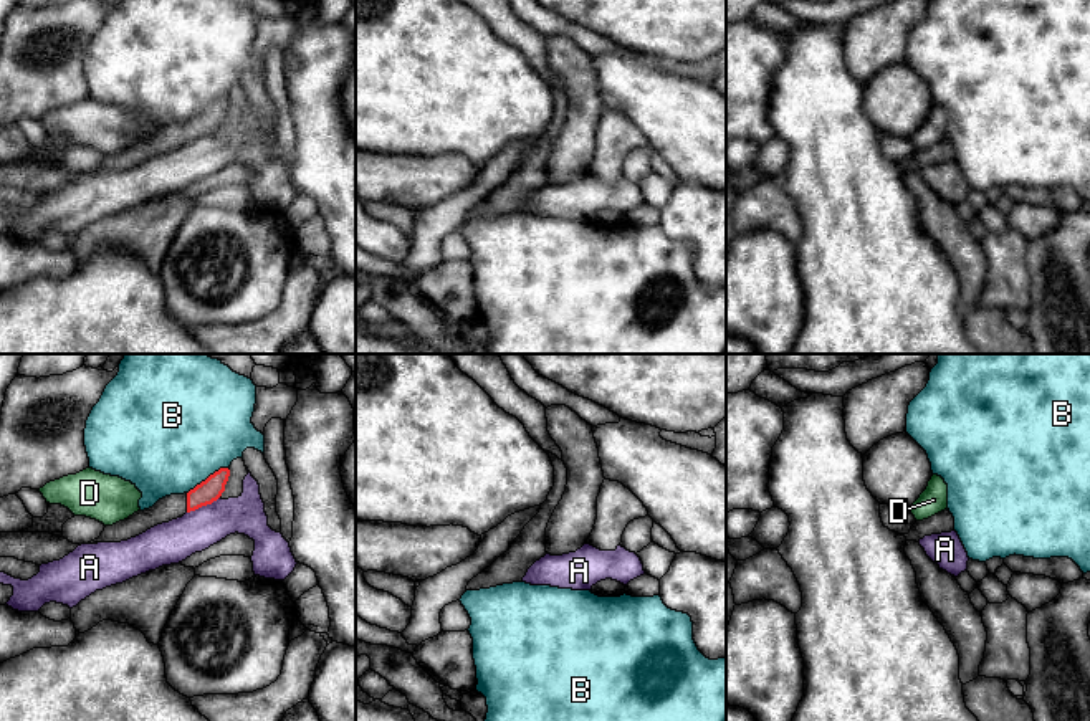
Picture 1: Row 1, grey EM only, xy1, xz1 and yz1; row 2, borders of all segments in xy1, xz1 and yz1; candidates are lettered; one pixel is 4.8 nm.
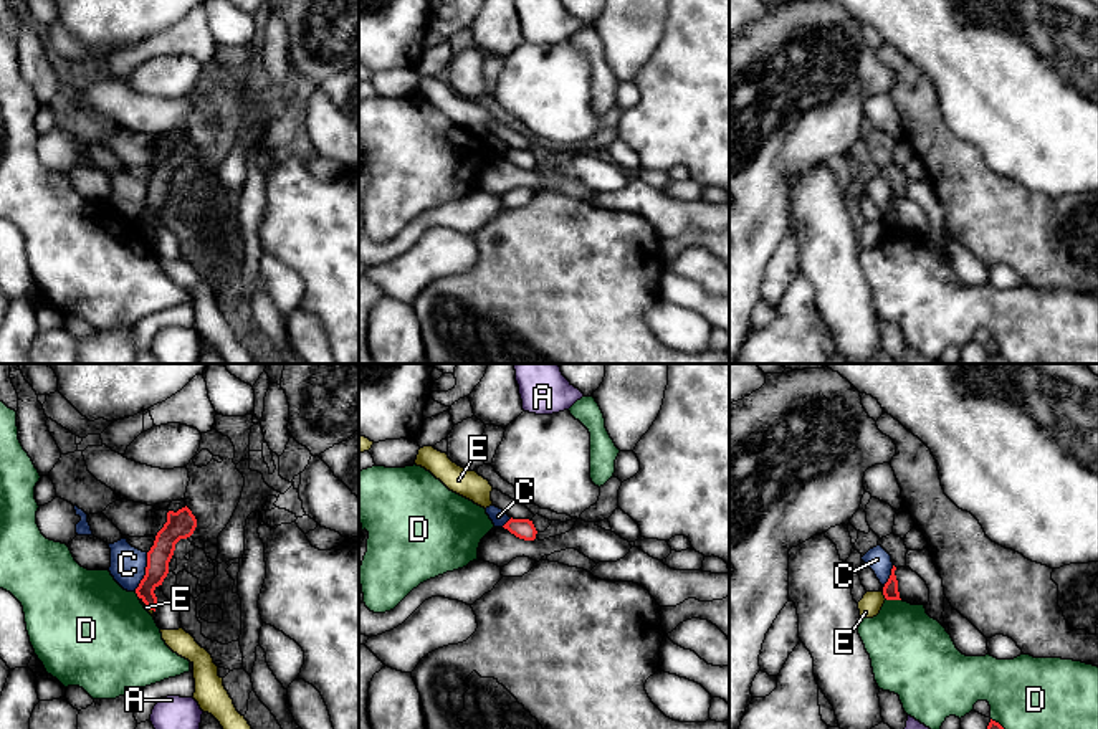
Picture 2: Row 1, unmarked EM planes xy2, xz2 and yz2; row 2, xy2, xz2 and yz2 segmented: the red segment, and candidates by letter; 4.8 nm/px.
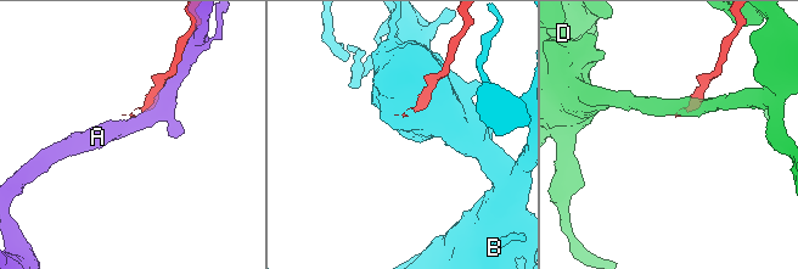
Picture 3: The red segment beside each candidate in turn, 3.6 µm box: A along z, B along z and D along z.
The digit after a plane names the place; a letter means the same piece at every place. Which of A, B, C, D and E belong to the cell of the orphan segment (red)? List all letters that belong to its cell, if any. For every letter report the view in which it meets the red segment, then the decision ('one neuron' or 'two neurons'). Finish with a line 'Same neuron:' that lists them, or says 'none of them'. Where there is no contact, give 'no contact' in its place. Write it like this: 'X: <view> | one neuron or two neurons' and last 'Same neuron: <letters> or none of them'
A: xy1 | two neurons
B: xy1 | two neurons
C: xy2 | two neurons
D: yz2 | two neurons
E: yz2 | two neurons
Same neuron: none of them

